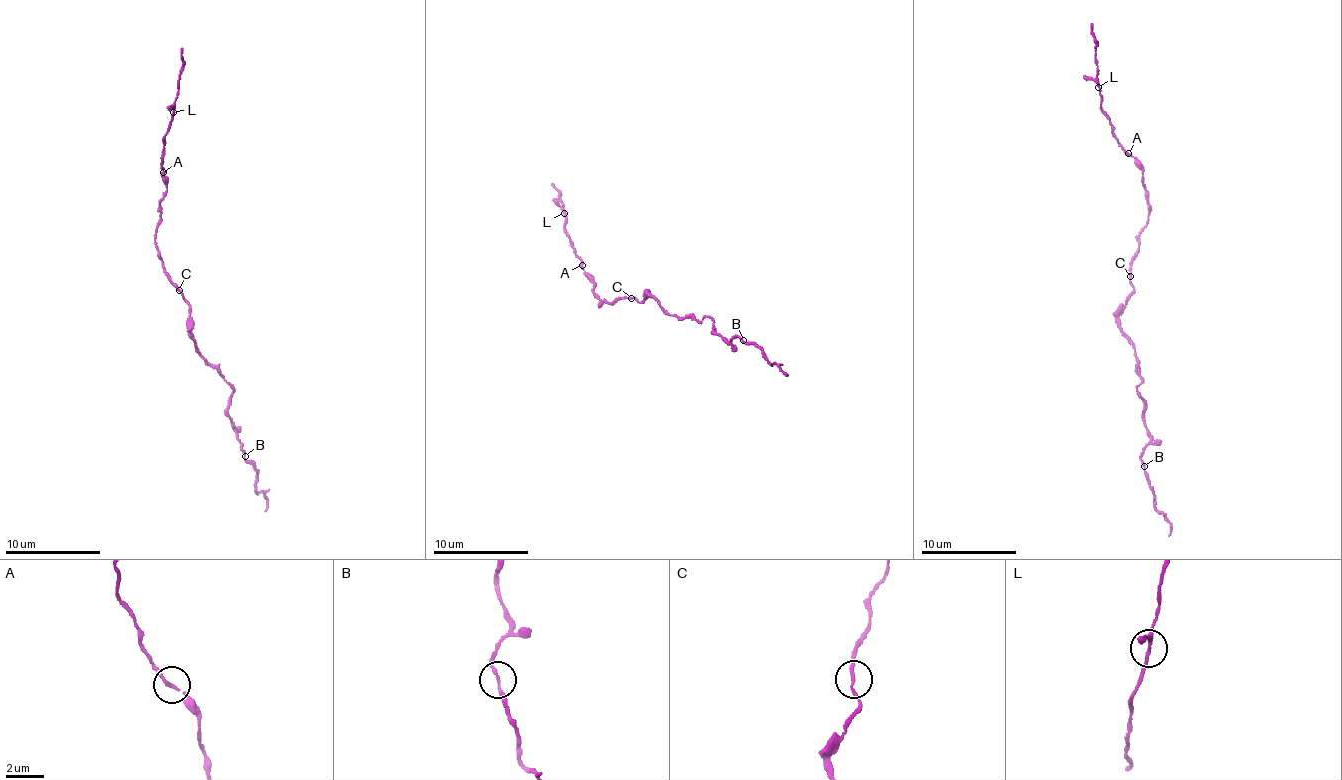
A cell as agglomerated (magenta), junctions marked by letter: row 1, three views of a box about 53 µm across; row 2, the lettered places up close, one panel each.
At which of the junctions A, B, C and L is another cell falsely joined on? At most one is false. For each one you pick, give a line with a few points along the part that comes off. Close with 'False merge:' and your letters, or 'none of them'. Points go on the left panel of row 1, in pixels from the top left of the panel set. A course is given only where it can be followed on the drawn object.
False merge: none of them

